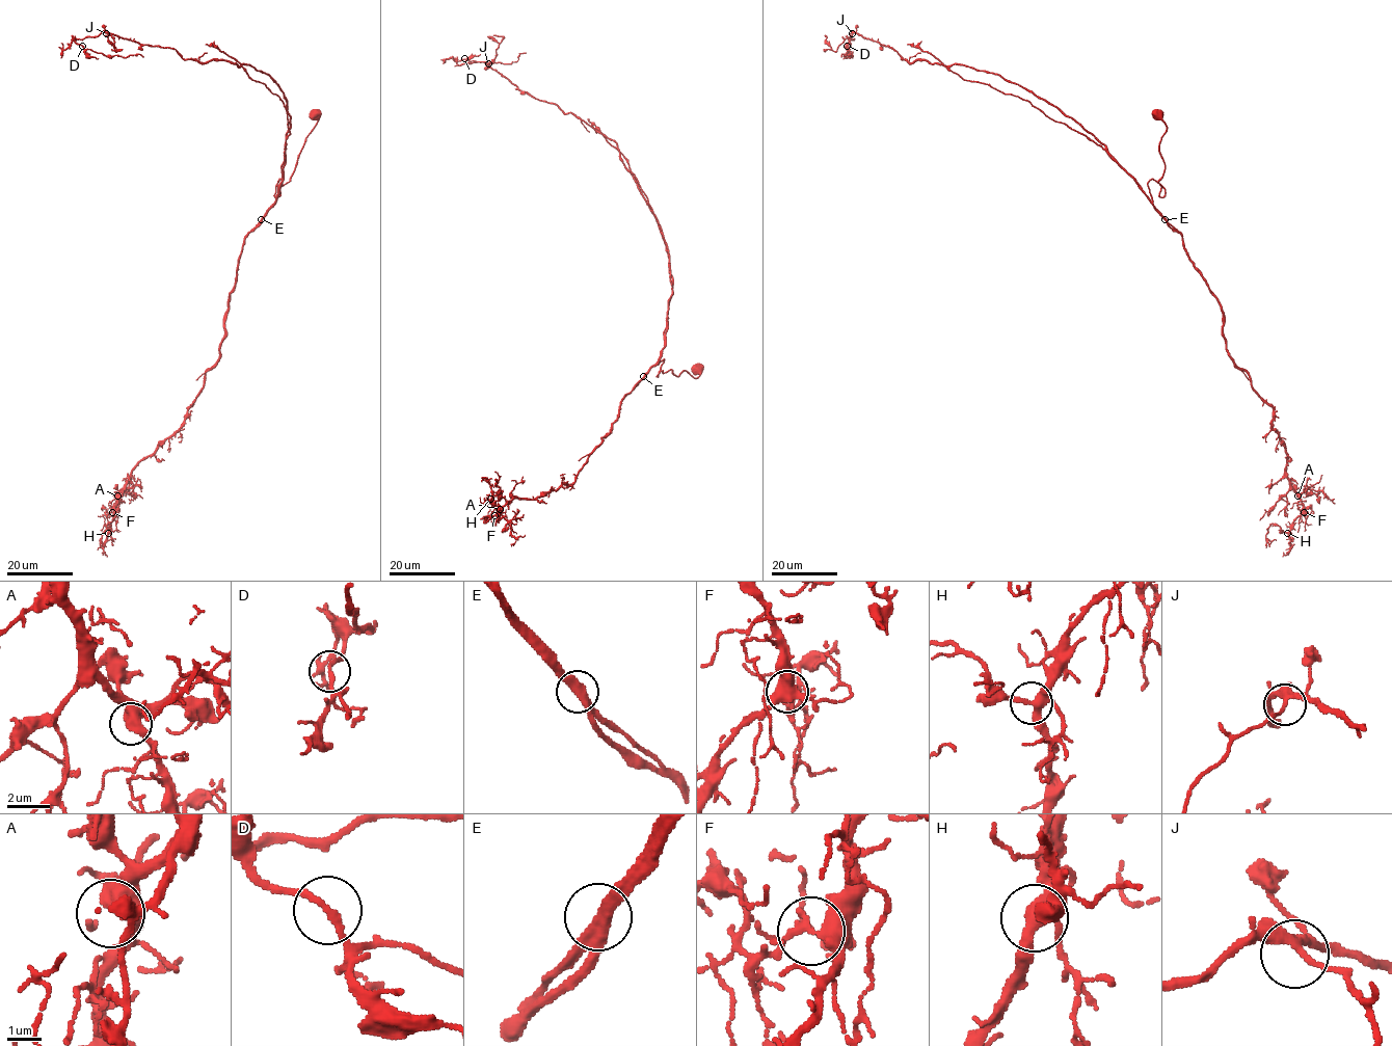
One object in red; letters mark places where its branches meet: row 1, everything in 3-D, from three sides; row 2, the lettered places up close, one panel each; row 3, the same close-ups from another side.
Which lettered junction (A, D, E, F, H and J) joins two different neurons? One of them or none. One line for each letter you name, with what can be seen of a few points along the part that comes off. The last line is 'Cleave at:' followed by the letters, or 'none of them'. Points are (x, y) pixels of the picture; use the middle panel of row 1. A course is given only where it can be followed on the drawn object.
E: foreign part runs (643, 376), (657, 361), (664, 345), (668, 300), (672, 295), (668, 249), (628, 161), (587, 118)
Cleave at: E

